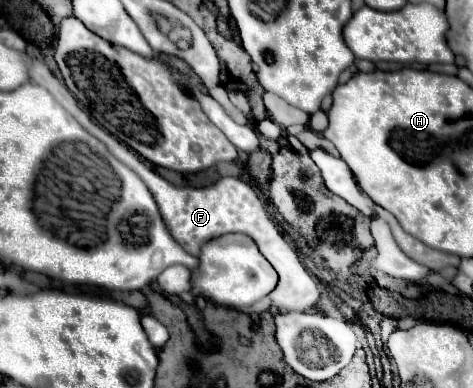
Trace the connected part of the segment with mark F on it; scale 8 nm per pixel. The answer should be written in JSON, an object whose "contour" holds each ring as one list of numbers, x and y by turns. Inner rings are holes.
{"contour":[[32,59,32,69,30,69,30,77,32,81,40,83,42,87,46,87,56,101,72,115,78,119,78,123,88,129,88,133,92,133,96,139,100,139,108,151,124,165,130,165,130,169,148,185,148,189,152,191,152,197,160,209,162,221,168,227,170,235,176,239,176,243,180,243,180,247,190,253,190,255,198,255,200,253,200,245,208,239,226,235,226,233,244,233,248,237,254,239,254,243,258,245,260,253,274,265,280,281,276,285,276,289,270,293,270,303,272,307,276,307,278,311,296,311,296,313,308,313,308,311,318,311,320,307,320,289,314,283,314,279,310,277,310,273,304,269,304,265,300,263,296,251,284,241,284,237,278,233,278,229,274,227,274,223,270,221,270,217,266,215,260,197,256,195,256,191,242,179,238,177,222,177,218,179,214,185,208,187,176,187,172,183,168,183,166,179,162,179,158,173,154,173,152,169,148,169,144,163,138,161,138,157,132,153,132,149,124,143,120,143,118,139,114,139,104,127,96,125,90,117,90,113,86,109,82,109,74,95,66,89,64,83,60,83,42,61]]}

